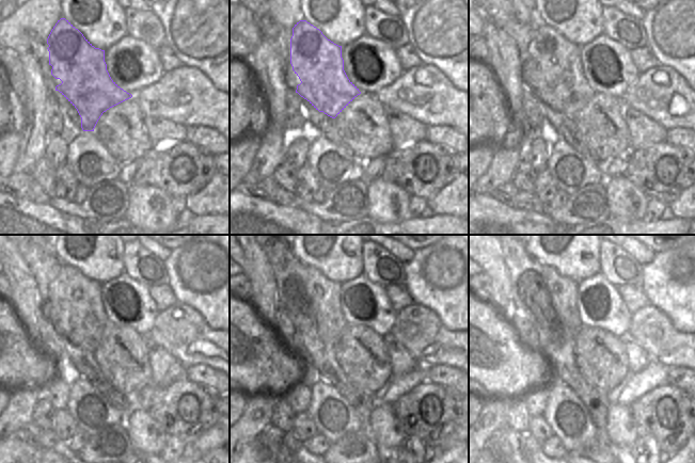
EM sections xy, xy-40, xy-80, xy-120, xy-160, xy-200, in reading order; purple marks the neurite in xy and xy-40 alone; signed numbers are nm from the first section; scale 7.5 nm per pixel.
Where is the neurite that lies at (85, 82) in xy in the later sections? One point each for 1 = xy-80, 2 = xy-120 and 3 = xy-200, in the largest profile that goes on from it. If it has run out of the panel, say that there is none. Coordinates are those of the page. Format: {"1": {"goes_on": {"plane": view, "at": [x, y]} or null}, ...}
{"1": {"goes_on": {"plane": "xy-80", "at": [564, 86]}}, "2": {"goes_on": {"plane": "xy-120", "at": [88, 324]}}, "3": {"goes_on": {"plane": "xy-200", "at": [566, 289]}}}

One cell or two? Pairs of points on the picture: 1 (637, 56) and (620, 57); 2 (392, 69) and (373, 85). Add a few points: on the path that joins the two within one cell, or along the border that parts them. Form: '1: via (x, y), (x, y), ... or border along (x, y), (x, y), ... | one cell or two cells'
1: border along (629, 50), (631, 61), (640, 73) | two cells
2: via (388, 72), (377, 81) | one cell

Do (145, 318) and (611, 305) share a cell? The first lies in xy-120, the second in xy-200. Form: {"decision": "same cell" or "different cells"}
{"decision": "same cell"}

